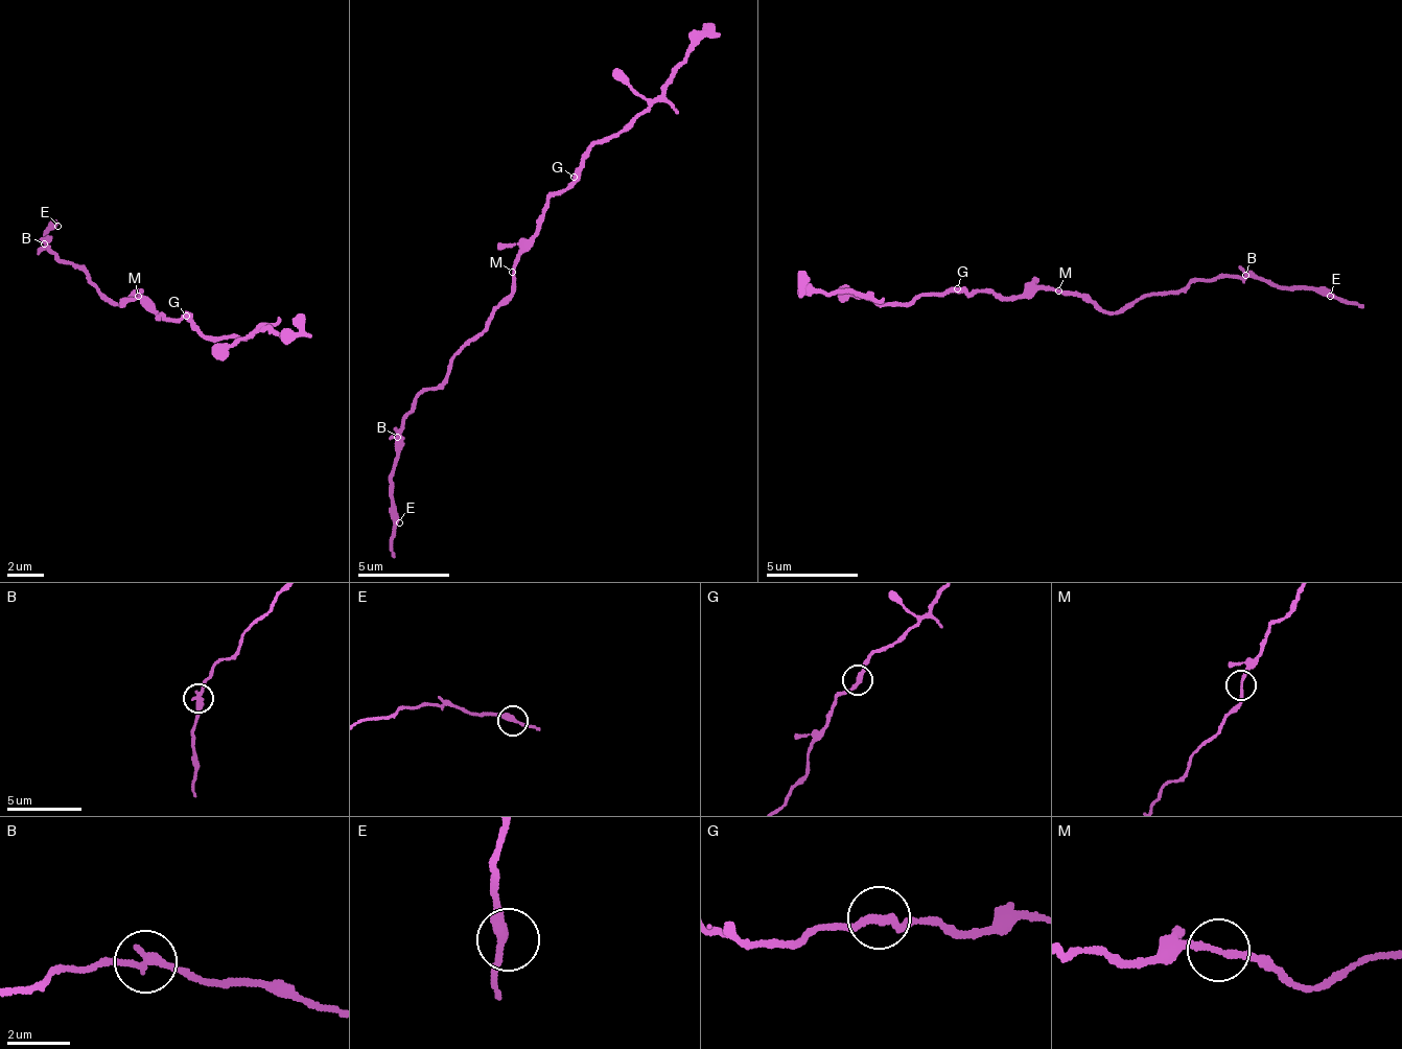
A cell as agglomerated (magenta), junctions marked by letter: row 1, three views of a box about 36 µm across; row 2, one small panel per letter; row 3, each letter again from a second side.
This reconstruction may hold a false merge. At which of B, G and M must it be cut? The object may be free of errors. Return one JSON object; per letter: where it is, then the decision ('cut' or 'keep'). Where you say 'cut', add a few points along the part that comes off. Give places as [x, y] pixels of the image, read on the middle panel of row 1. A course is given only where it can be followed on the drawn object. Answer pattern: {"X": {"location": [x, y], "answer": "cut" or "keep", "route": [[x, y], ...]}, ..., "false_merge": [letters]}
{"B": {"location": [397, 437], "answer": "cut", "route": [[396, 435], [390, 473], [393, 557]]}, "G": {"location": [574, 177], "answer": "keep"}, "M": {"location": [512, 272], "answer": "keep"}, "false_merge": ["B"]}

